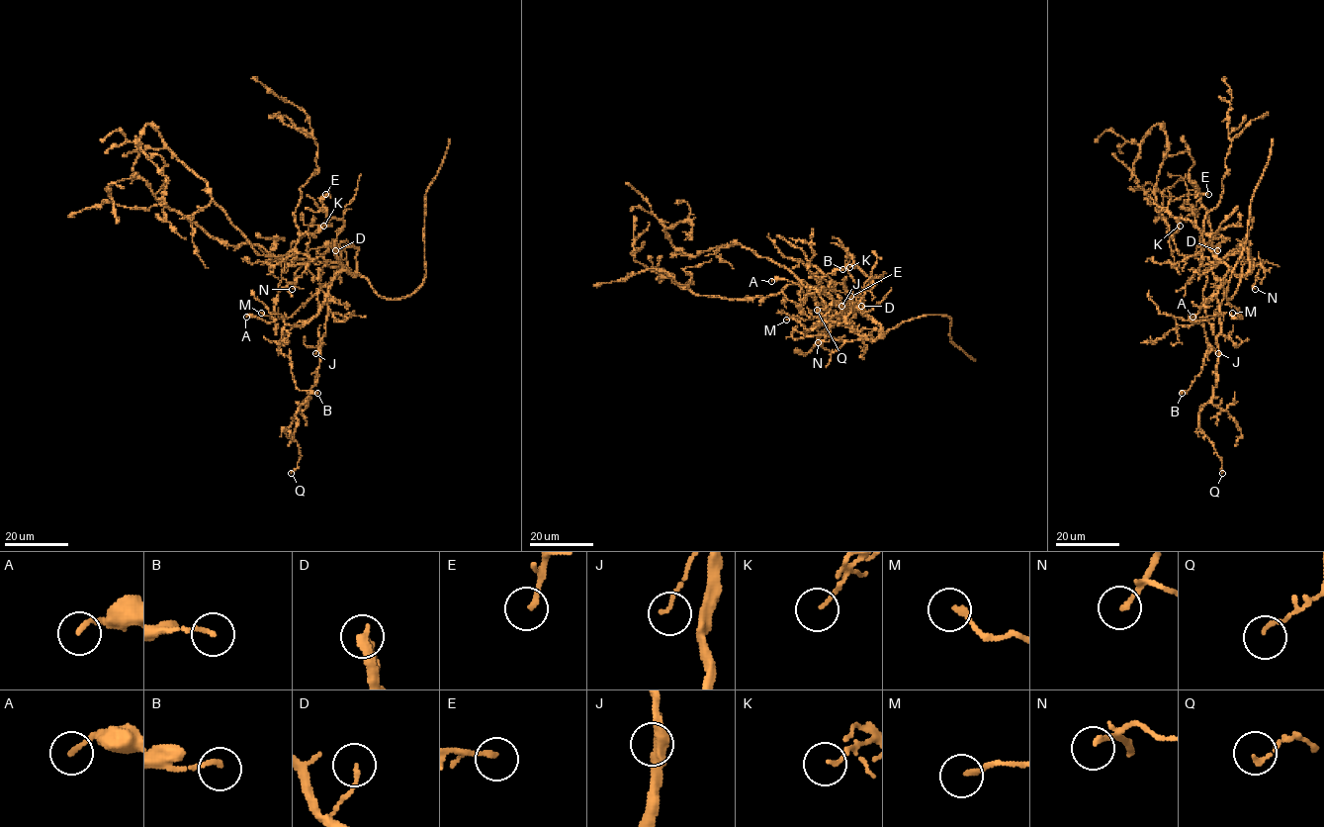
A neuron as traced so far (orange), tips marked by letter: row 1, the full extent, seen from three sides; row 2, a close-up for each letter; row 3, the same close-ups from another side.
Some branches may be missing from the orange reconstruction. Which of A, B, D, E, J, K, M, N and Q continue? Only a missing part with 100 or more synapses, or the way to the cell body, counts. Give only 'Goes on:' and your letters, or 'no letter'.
Goes on: no letter

